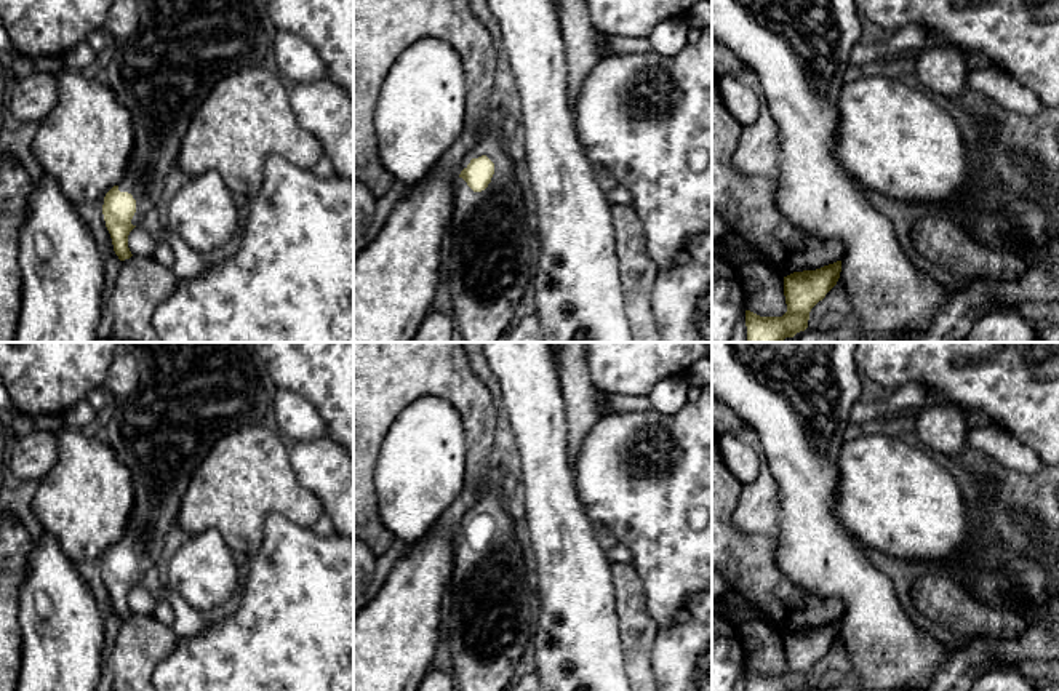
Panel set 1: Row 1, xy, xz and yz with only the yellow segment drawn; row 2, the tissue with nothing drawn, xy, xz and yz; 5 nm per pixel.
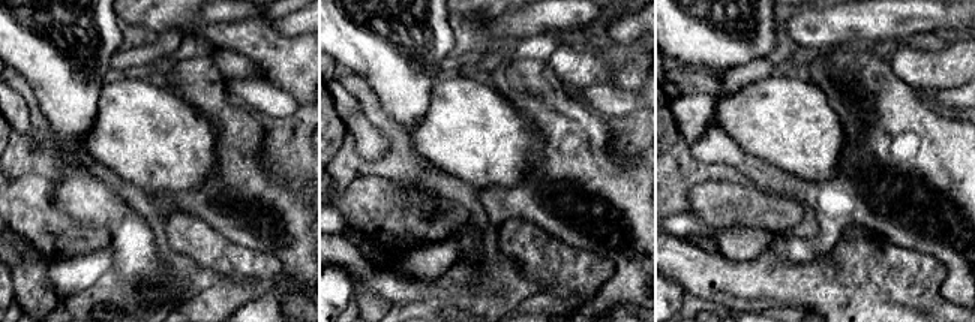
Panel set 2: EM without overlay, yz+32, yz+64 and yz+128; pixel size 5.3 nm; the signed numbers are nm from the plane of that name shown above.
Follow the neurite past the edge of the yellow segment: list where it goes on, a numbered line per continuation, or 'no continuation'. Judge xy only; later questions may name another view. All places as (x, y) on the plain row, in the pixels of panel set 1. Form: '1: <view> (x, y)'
1: xy (191, 394)

